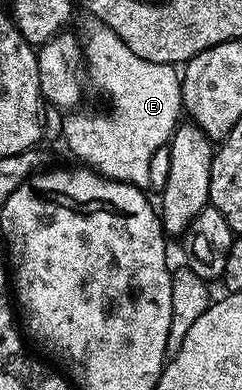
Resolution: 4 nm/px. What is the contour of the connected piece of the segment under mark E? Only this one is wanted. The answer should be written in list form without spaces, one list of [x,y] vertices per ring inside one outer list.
[[[91,23],[91,28],[84,34],[84,76],[94,88],[99,88],[110,103],[107,112],[82,112],[74,110],[62,124],[62,136],[66,144],[79,156],[85,167],[106,176],[109,180],[119,180],[125,184],[135,184],[145,189],[150,183],[148,178],[148,162],[152,162],[152,154],[156,150],[167,147],[175,128],[183,115],[182,82],[180,72],[175,65],[148,62],[148,58],[140,58],[140,54],[132,54],[124,42],[112,30],[103,24]]]

